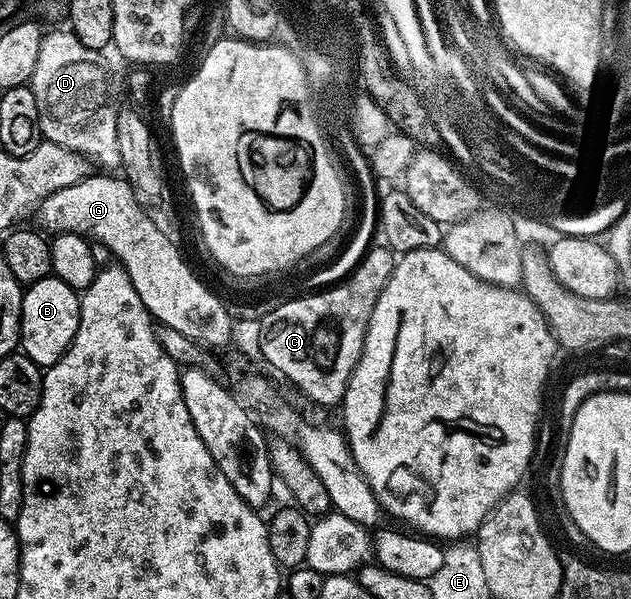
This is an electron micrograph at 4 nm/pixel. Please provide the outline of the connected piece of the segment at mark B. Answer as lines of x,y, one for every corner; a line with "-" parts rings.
51,274
45,279
28,284
21,296
20,350
27,357
31,357
31,361
35,361
37,366
42,369
55,365
55,361
59,361
59,357
63,357
63,353
67,353
67,349
75,337
75,329
79,329
80,312
81,301
78,292
73,291
71,285
59,281
56,275

